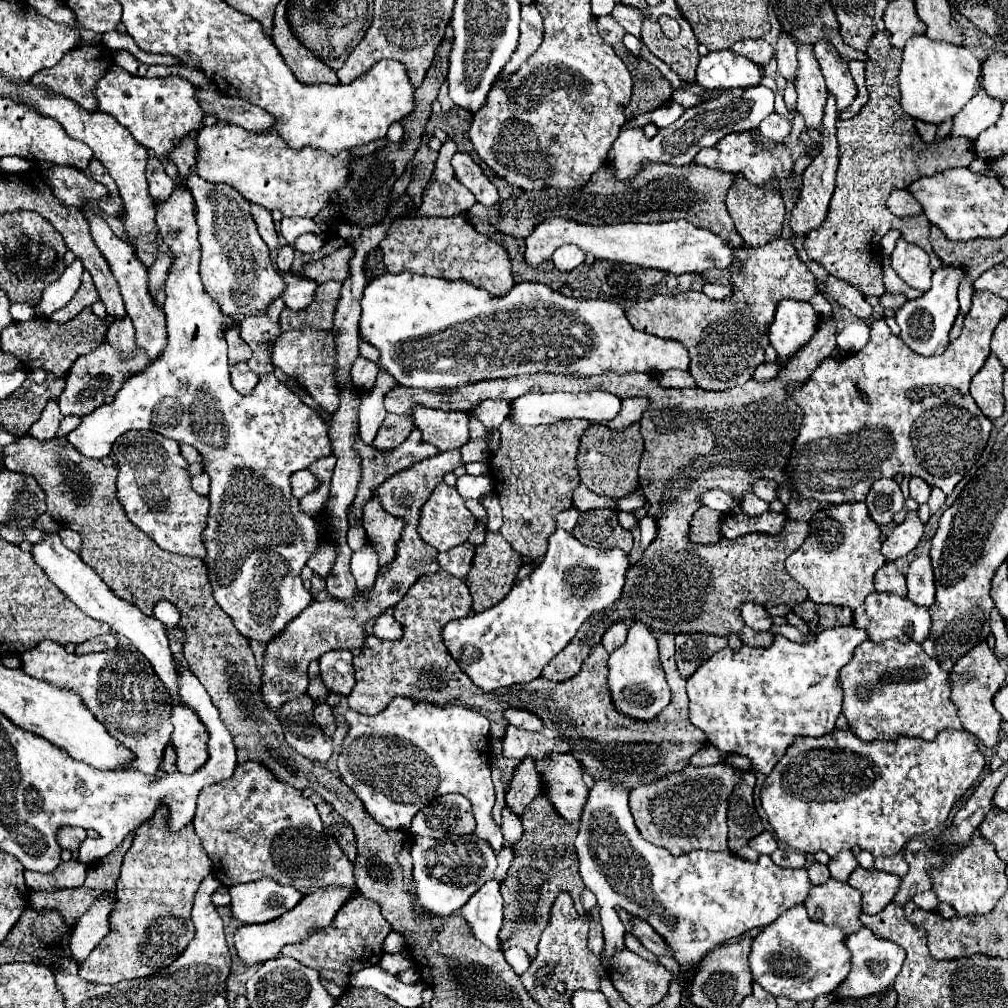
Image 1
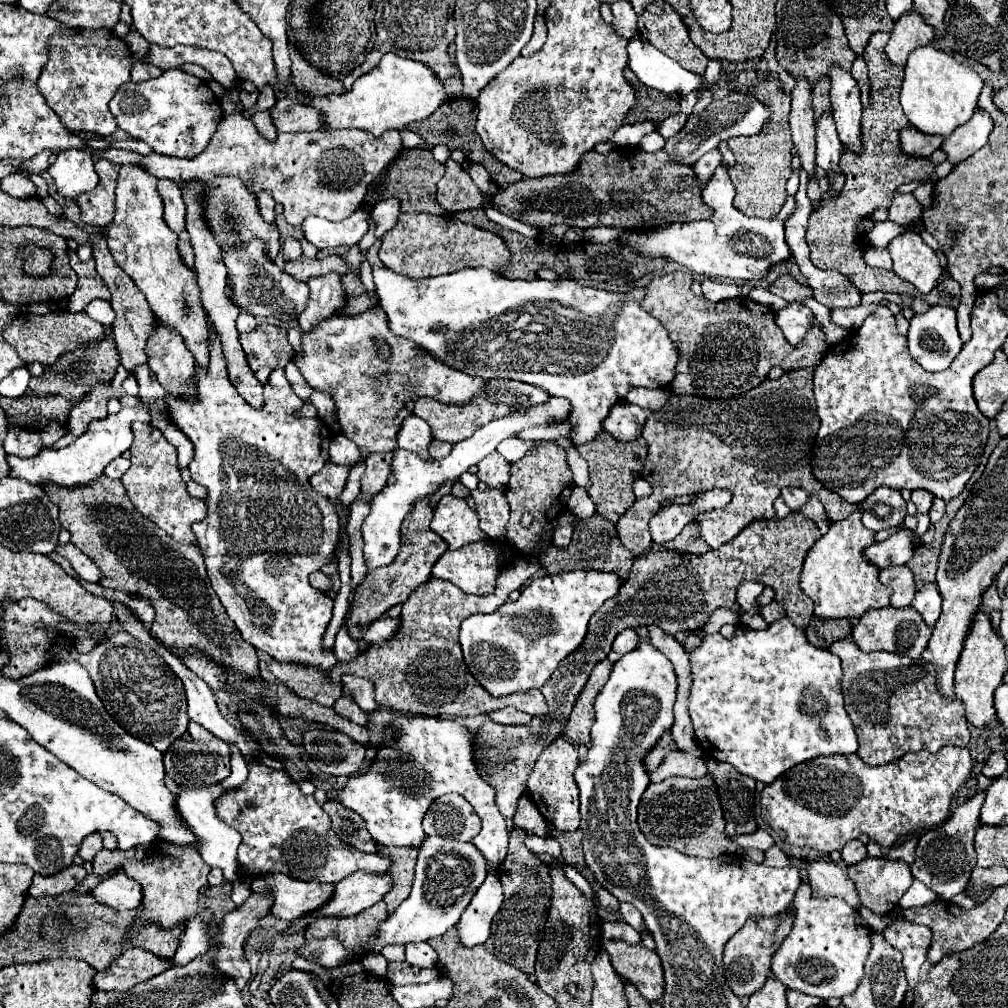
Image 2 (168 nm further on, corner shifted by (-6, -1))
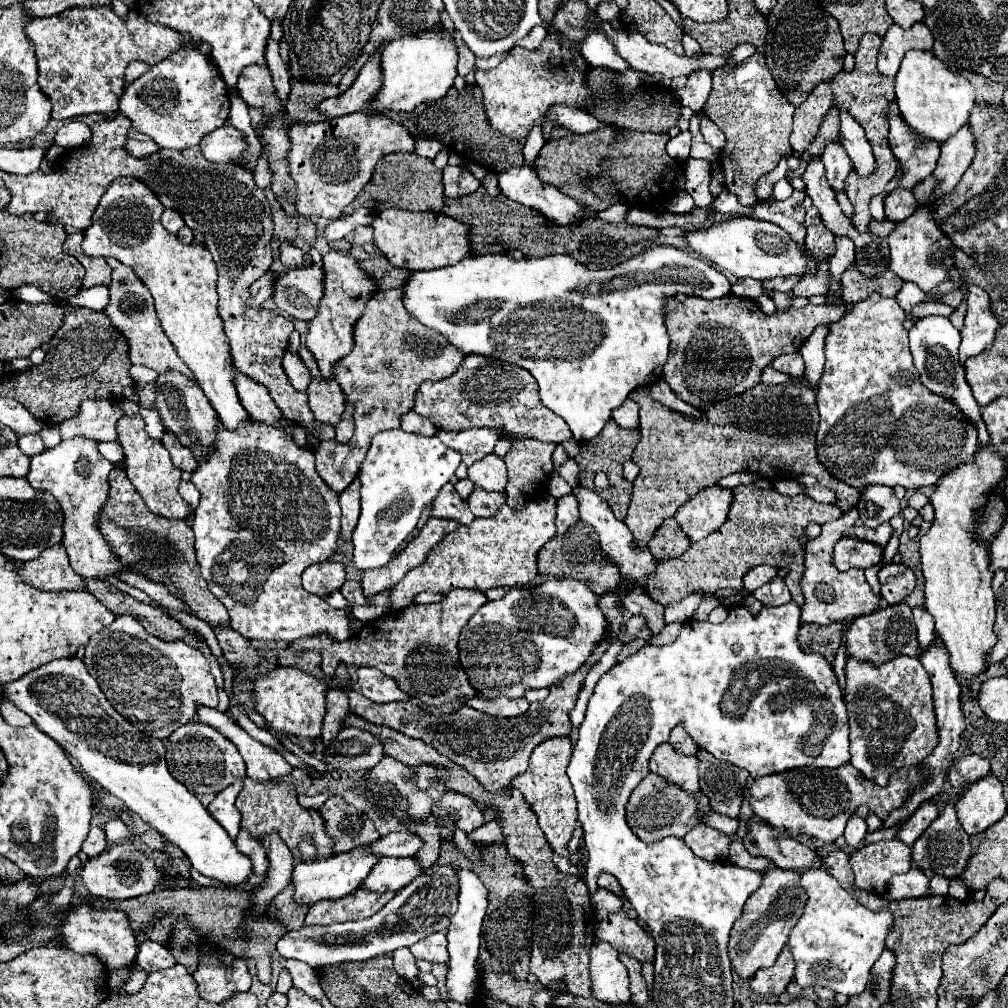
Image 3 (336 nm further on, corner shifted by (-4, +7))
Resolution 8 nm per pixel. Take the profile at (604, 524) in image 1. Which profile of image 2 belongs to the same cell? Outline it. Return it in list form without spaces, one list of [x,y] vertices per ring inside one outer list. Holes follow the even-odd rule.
[[[595,514],[591,518],[579,520],[575,524],[575,532],[573,532],[573,540],[569,546],[565,548],[555,548],[553,544],[549,548],[545,548],[543,554],[537,556],[539,564],[547,570],[547,574],[555,574],[561,570],[599,570],[599,572],[617,572],[619,580],[627,580],[629,570],[633,566],[633,556],[631,552],[617,540],[617,532],[615,526],[605,520],[603,516]],[[557,562],[557,564],[555,564]]]

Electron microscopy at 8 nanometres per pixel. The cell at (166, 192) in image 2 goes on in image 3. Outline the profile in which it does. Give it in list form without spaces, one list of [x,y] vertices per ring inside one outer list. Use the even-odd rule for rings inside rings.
[[[173,208],[163,212],[163,216],[161,216],[161,224],[163,224],[171,234],[177,234],[177,232],[185,226],[185,222],[183,222],[181,214],[179,214],[177,210],[173,210]]]

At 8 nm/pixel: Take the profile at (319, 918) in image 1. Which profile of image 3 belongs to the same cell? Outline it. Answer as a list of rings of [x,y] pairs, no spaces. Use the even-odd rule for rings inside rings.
[[[381,858],[369,872],[369,876],[361,882],[359,888],[373,892],[397,892],[407,886],[415,876],[419,876],[421,868],[411,858]]]

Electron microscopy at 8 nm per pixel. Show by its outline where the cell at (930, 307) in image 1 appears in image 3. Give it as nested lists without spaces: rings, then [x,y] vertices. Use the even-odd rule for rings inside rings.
[[[925,316],[925,318],[919,318],[915,322],[915,326],[909,330],[909,346],[911,346],[911,354],[913,354],[913,362],[915,362],[915,368],[919,370],[919,376],[923,380],[923,384],[935,392],[935,394],[947,394],[947,398],[955,400],[959,404],[959,410],[977,426],[977,432],[979,432],[979,442],[983,446],[987,446],[989,440],[989,434],[987,434],[987,428],[981,420],[981,414],[979,414],[979,406],[971,394],[971,388],[965,380],[965,370],[959,366],[959,360],[957,360],[957,348],[959,348],[959,342],[961,342],[961,336],[959,336],[959,330],[951,324],[951,320],[947,316]]]

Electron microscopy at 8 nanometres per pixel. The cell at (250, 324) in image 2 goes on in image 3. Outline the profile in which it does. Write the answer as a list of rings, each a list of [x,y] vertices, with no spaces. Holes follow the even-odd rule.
[[[265,274],[261,276],[259,280],[255,280],[251,284],[251,296],[249,296],[249,306],[255,308],[255,306],[261,306],[267,298],[271,298],[271,292],[273,292],[273,280],[275,280],[275,274]]]

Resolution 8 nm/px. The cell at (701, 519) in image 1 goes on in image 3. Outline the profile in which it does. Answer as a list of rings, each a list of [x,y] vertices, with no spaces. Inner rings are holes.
[[[673,518],[665,520],[659,526],[659,530],[655,532],[653,540],[649,542],[649,550],[655,556],[655,560],[675,558],[675,556],[683,554],[689,546],[691,546],[689,536],[683,534],[683,530],[679,528],[679,524]]]

